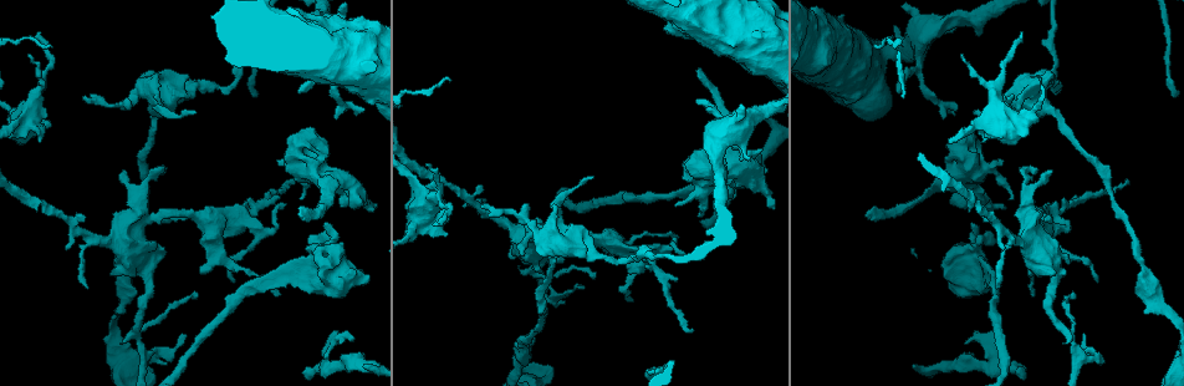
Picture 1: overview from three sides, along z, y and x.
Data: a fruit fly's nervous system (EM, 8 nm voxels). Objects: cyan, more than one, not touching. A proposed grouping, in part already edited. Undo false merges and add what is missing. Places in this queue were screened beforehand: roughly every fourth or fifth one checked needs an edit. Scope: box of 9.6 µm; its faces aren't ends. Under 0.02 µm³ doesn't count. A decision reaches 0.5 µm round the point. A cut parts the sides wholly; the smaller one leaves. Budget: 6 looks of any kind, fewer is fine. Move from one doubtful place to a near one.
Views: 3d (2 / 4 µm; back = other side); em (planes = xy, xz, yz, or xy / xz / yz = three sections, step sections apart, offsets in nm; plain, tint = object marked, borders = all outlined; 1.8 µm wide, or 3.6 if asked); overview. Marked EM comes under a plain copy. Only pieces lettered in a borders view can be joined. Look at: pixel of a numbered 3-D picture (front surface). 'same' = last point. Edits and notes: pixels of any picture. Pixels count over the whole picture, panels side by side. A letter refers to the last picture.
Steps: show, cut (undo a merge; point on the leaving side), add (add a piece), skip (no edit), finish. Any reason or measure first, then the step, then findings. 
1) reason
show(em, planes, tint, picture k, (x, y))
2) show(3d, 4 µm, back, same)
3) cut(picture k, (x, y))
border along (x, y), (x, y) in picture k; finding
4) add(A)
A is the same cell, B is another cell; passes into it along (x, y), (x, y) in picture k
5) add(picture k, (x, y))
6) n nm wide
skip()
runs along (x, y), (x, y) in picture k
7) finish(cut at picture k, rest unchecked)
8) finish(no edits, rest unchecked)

tapers out
show(3d, 4 µm, picture 1, (426, 166))

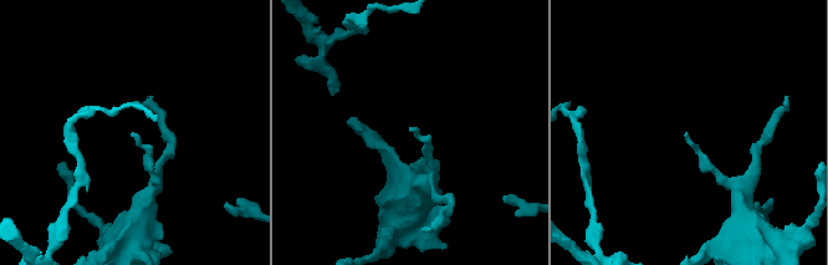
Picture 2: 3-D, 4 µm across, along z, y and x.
need the tissue
show(em, xy, step 8, tint, picture 2, (410, 131))

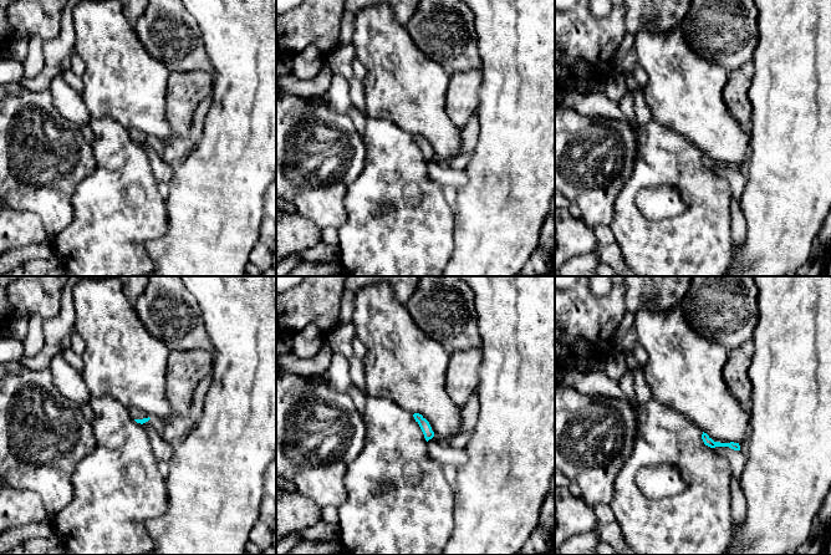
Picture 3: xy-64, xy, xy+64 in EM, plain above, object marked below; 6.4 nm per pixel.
cut it another way
show(em, planes, borders, same)

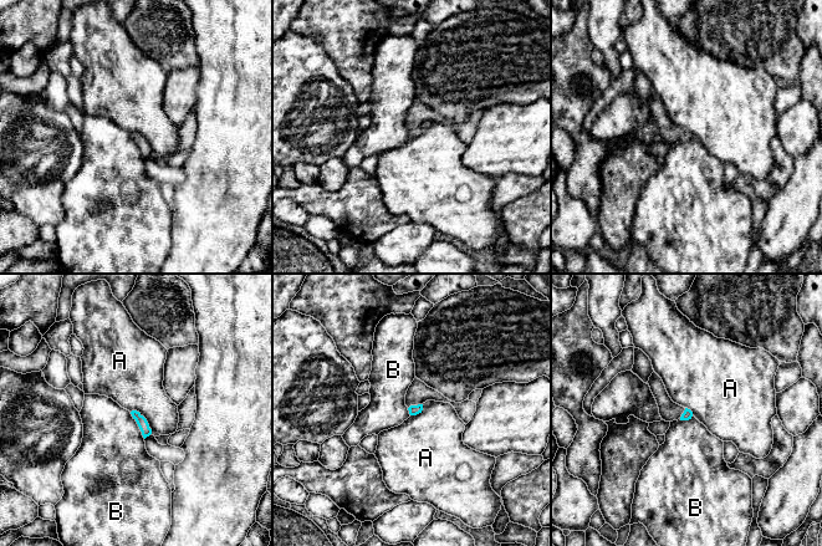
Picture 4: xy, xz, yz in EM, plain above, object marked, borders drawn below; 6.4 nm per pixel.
skip()
A and B are other cells; border along (129, 412), (144, 438) in picture 4; none of them fits

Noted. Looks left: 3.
calibre changes
show(em, 3.6 µm, yz, step 4, tint, picture 1, (1057, 270))

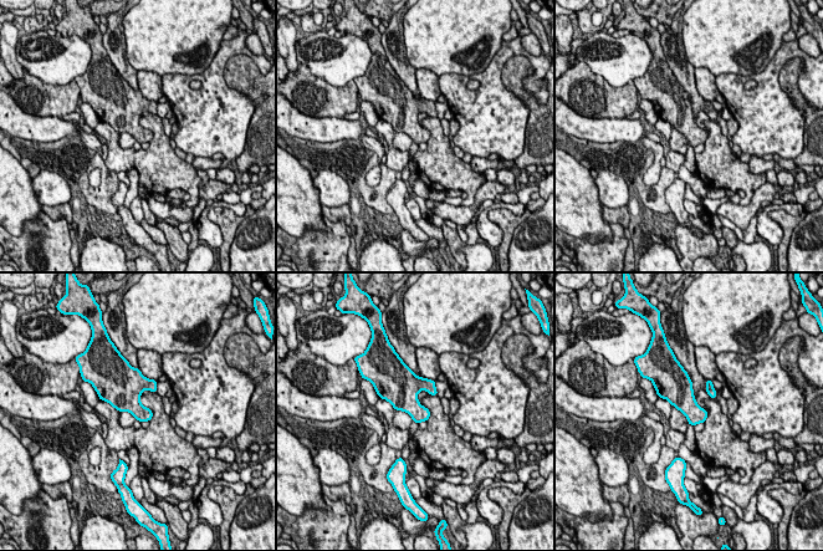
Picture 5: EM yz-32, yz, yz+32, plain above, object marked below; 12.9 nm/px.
show(em, 3.6 µm, planes, borders, same)

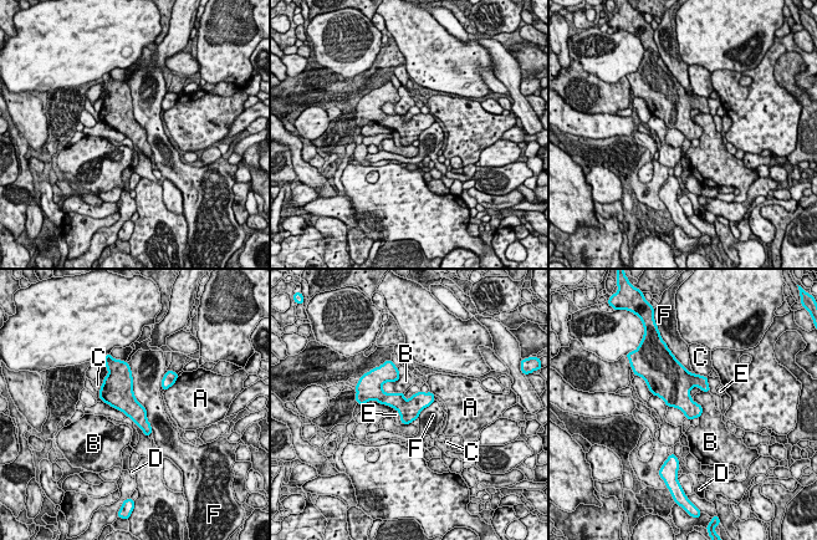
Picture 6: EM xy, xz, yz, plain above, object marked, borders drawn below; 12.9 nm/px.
skip()
A, B, C, D, E and F are other cells; border along (128, 366), (133, 396), (153, 432) in picture 6; all the same cell

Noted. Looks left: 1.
finish(no edits, rest unchecked)

